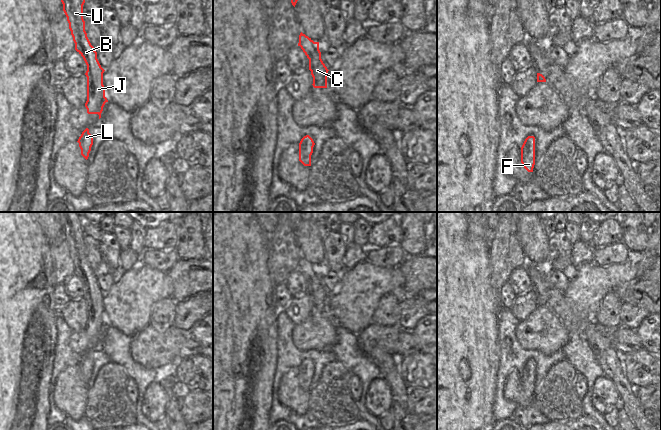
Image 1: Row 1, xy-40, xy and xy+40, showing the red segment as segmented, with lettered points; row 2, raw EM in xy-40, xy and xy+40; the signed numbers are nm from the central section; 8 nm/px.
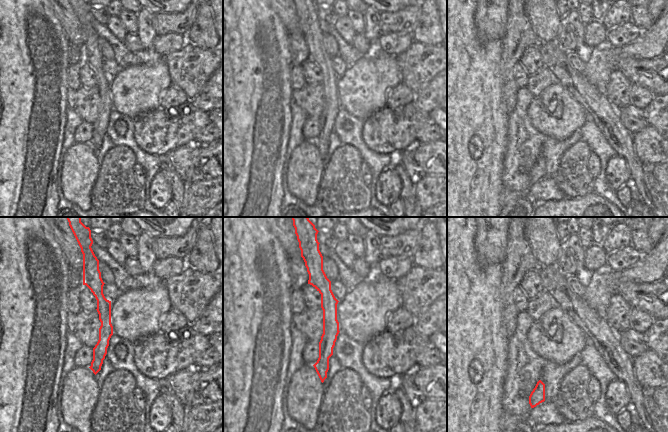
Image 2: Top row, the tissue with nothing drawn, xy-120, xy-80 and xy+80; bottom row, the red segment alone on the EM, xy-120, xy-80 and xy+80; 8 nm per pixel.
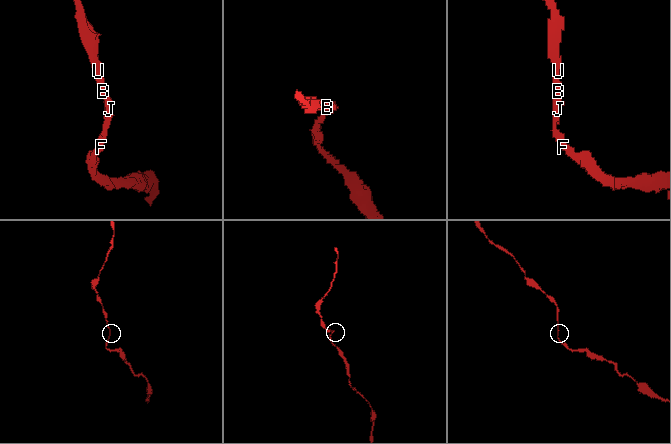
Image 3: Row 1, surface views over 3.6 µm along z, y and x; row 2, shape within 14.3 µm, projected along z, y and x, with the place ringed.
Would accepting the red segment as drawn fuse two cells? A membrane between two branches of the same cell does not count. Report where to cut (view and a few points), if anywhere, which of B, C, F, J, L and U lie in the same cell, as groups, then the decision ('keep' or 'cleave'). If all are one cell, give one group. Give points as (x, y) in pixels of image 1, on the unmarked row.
no cut | B C F J L U | keep

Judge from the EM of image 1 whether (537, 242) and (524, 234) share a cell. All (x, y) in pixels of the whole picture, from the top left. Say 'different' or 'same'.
same

